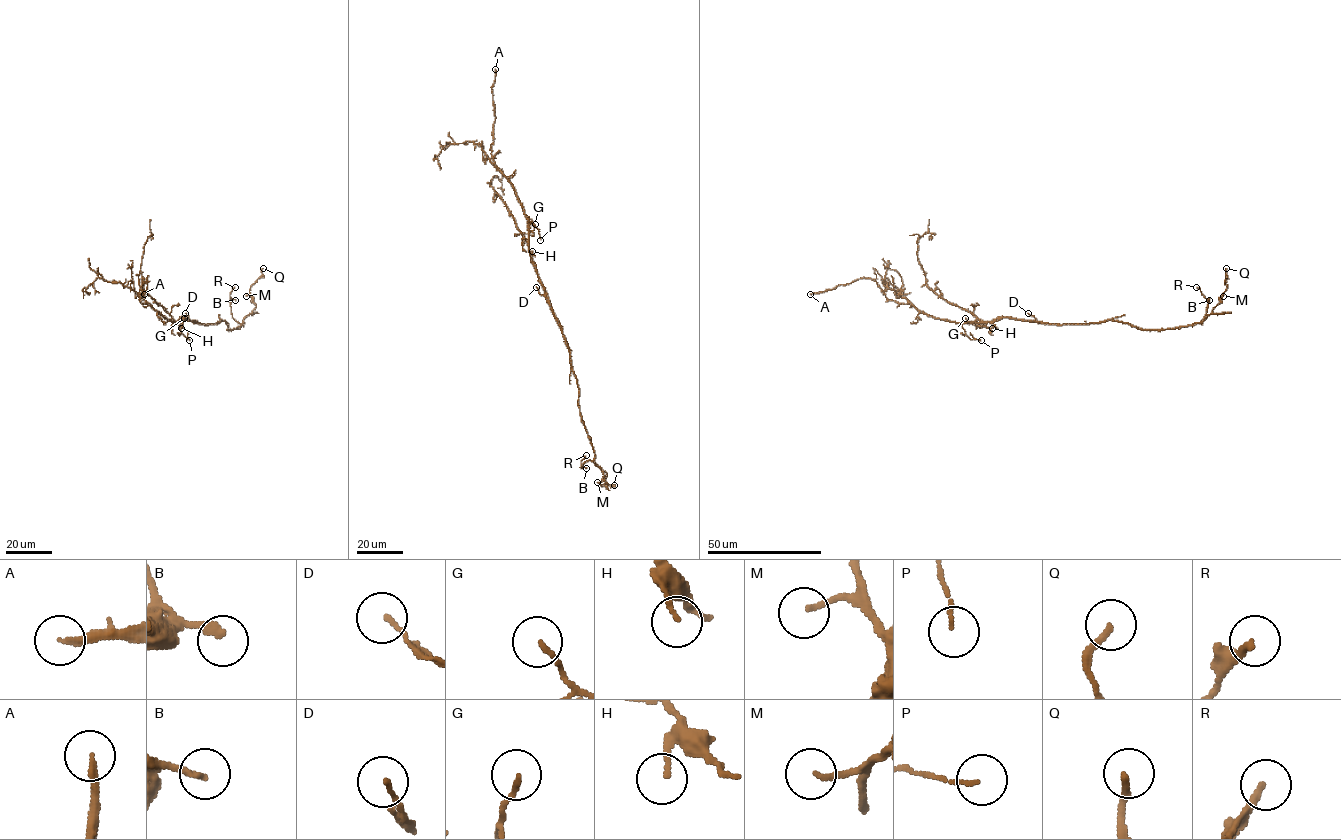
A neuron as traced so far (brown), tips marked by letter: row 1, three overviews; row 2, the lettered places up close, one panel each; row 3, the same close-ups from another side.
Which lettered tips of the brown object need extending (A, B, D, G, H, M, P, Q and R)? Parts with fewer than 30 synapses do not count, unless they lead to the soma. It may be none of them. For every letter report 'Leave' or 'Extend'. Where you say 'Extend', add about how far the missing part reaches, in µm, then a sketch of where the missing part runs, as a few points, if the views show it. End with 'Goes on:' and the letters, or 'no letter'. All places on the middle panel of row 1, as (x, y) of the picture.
A: Leave
B: Leave
D: Leave
G: Leave
H: Leave
M: Leave
P: Leave
Q: Leave
R: Leave
Goes on: no letter

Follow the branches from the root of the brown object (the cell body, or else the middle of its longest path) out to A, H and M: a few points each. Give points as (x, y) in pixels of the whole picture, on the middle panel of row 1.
A: (545, 290), (529, 252), (528, 218), (513, 186), (496, 167), (491, 154), (495, 121), (492, 86), (495, 69)
H: (545, 290), (531, 257), (532, 251)
M: (545, 290), (569, 351), (579, 389), (580, 416), (595, 454), (594, 462), (607, 474), (597, 482)

